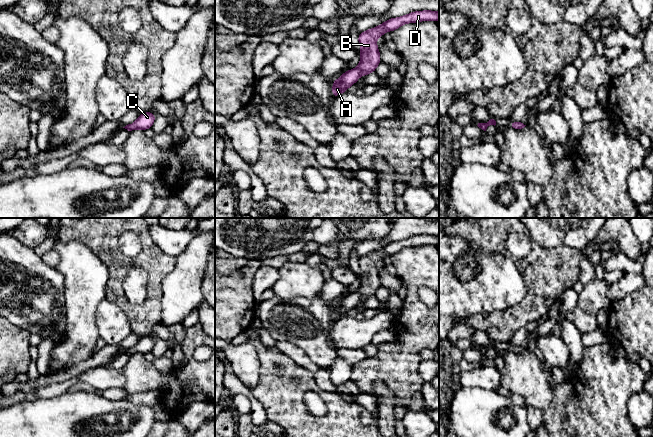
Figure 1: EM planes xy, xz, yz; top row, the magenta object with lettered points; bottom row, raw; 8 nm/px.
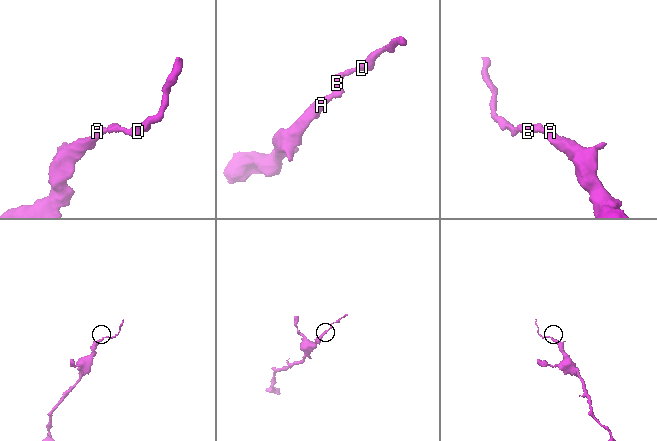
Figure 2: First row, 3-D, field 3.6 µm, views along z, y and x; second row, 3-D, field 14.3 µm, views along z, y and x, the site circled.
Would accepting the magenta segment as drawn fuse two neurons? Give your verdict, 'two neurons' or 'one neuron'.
one neuron

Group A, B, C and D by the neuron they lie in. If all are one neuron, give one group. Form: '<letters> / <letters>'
A B C D

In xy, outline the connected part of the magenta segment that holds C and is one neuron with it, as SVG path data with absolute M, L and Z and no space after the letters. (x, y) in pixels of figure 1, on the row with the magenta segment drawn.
M145 112L140 114L138 119L133 124L126 125L125 129L128 131L132 131L134 129L147 130L148 128L152 128L155 121L155 113L154 112Z

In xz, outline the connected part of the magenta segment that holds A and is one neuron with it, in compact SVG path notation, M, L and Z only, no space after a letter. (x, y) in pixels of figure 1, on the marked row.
M424 10L415 11L407 15L390 18L381 25L368 29L358 34L358 42L361 47L360 63L352 70L347 70L337 80L333 80L332 96L333 99L338 95L347 91L347 89L355 84L359 77L366 76L376 71L377 66L381 62L380 52L376 44L376 40L383 36L387 31L397 30L403 24L415 23L420 21L439 21L439 12Z

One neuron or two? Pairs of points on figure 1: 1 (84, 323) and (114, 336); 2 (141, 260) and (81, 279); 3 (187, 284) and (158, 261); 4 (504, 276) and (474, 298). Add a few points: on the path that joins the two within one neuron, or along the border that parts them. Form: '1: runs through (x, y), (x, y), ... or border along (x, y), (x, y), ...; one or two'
1: border along (98, 305), (96, 328), (100, 336); two
2: border along (94, 251), (107, 269), (106, 294); two
3: border along (176, 258), (174, 267), (162, 281), (161, 293); two
4: runs through (497, 283), (489, 291), (481, 294); one

